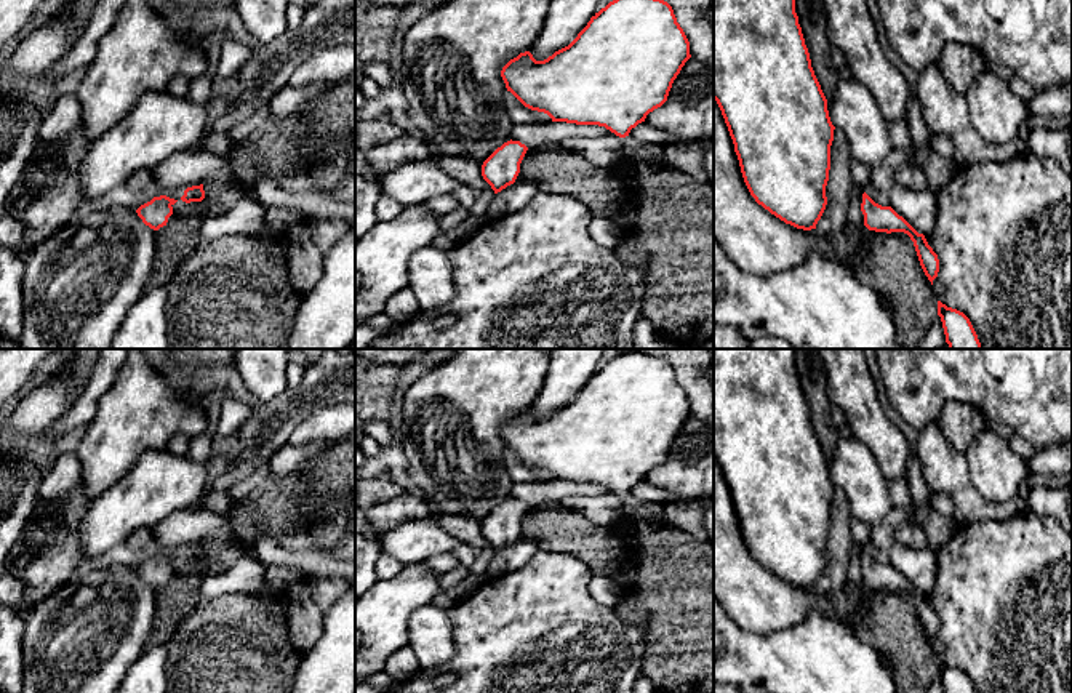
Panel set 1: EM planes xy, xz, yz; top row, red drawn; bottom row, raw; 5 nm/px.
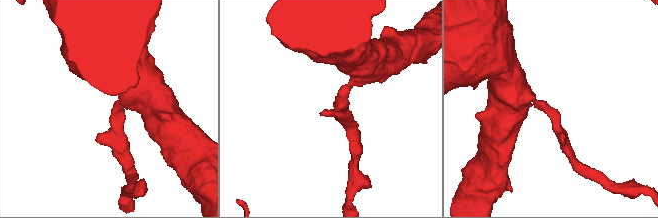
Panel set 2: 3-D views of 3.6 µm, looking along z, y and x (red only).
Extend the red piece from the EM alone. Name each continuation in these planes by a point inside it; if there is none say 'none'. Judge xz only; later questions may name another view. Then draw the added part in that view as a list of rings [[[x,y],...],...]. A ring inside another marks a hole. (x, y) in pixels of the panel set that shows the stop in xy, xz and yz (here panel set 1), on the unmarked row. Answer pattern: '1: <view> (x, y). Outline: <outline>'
none

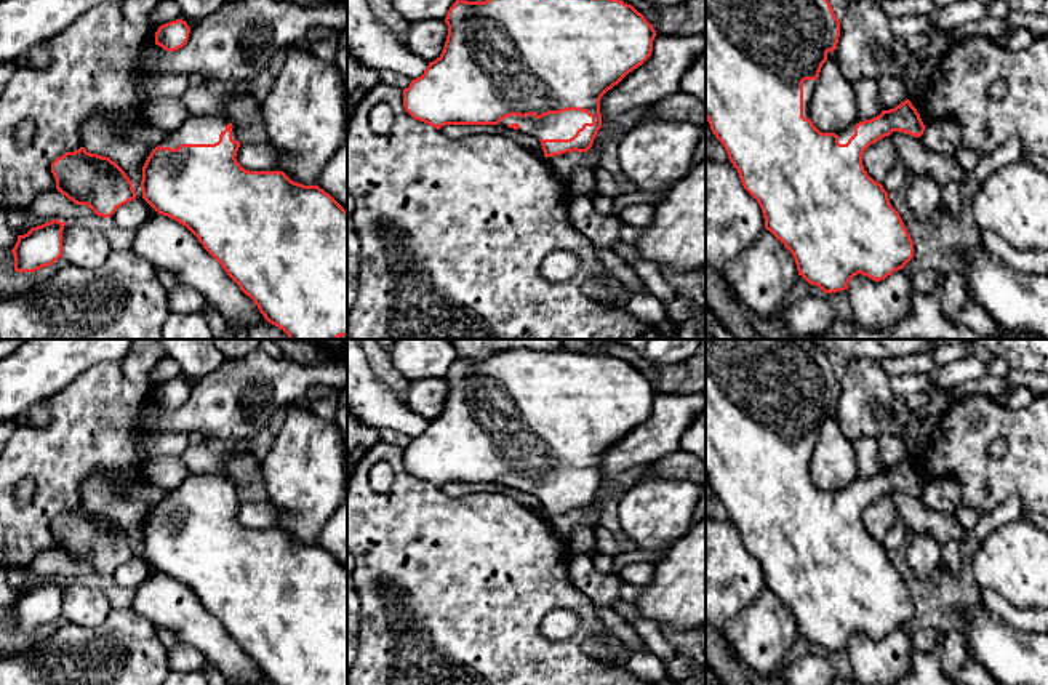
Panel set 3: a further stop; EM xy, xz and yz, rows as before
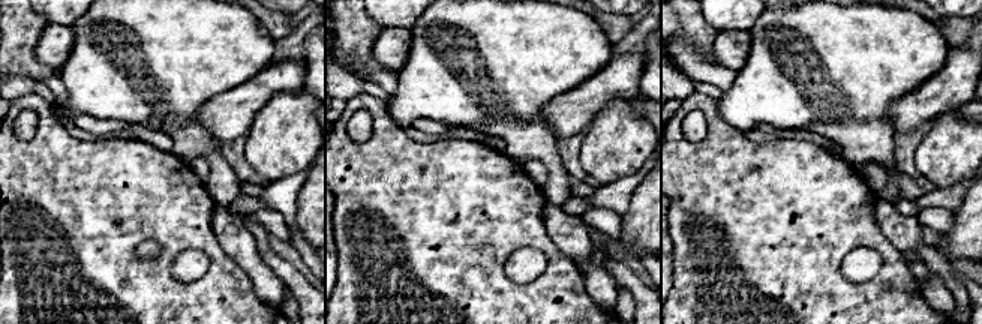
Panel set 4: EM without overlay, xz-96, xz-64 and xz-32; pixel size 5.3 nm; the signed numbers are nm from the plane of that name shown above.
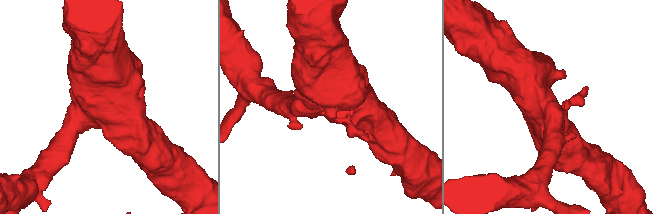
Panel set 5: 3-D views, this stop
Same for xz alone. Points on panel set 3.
1: xz (564, 484). Outline: [[[566,469],[562,472],[549,472],[542,477],[510,474],[499,480],[499,483],[506,485],[512,482],[520,483],[520,491],[538,498],[570,498],[584,482],[592,482],[592,475],[581,469]]]

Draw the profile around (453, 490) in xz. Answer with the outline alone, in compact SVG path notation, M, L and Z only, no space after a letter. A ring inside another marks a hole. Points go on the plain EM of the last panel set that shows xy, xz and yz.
M499 482L498 483L445 483L440 487L440 491L443 491L450 498L461 498L464 495L472 495L472 493L507 495L518 504L546 517L541 499L538 496L526 495L526 493L520 491L518 488L514 488L506 483L499 483Z

